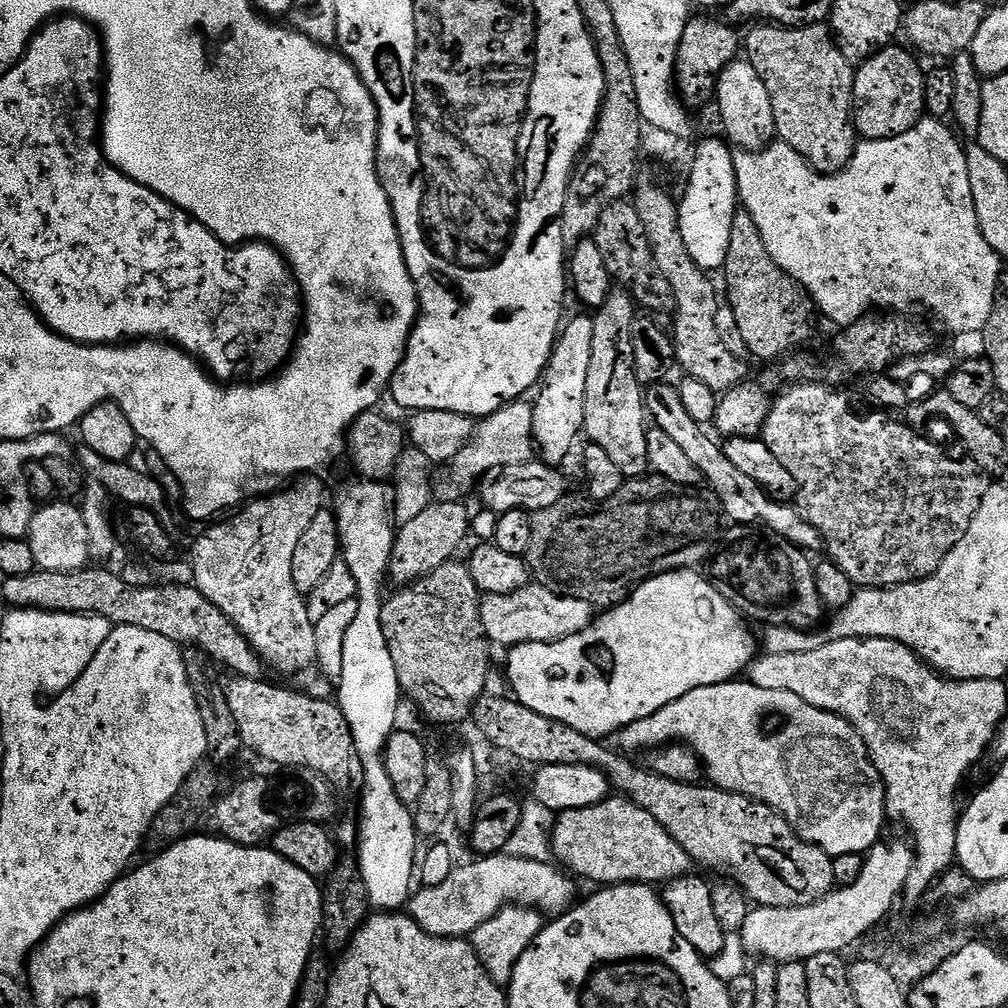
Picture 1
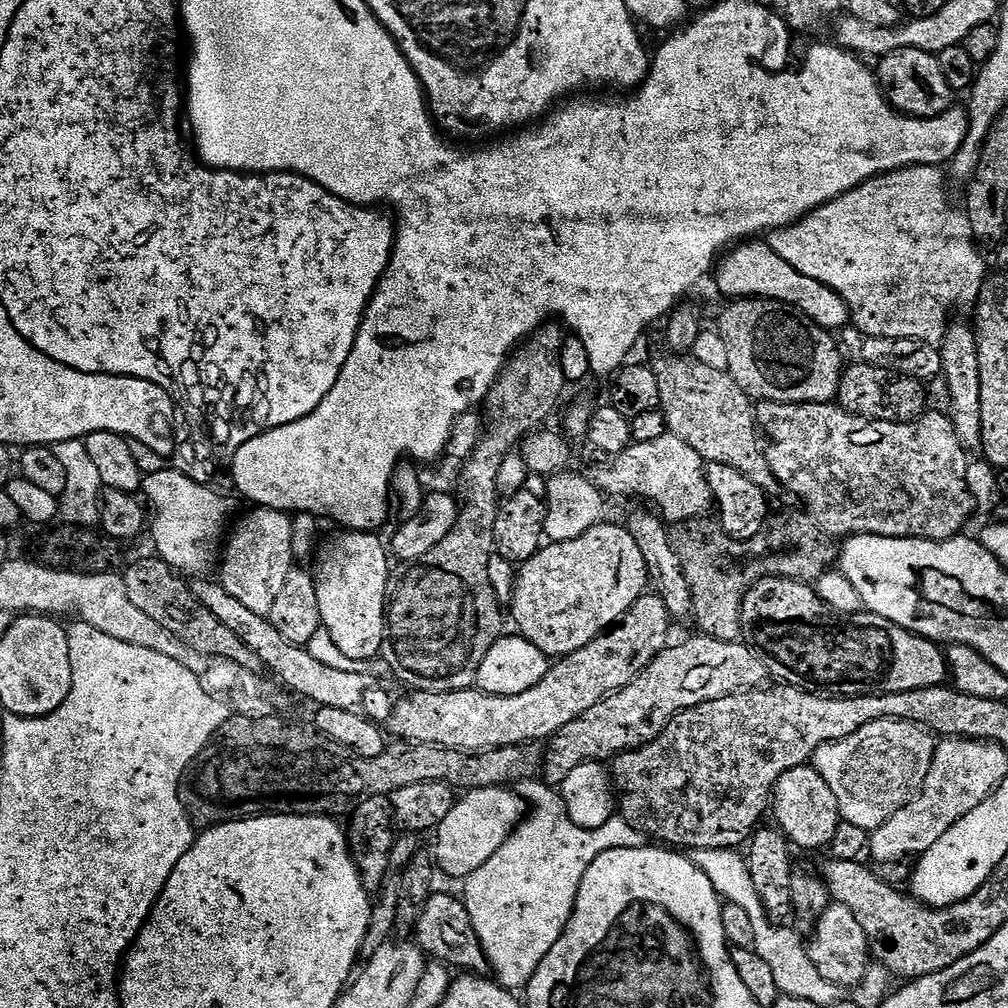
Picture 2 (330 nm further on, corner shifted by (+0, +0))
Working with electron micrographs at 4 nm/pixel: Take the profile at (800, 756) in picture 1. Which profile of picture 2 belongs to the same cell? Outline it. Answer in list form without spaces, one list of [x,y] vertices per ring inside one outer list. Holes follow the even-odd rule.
[[[905,720],[870,722],[870,726],[862,726],[862,730],[850,734],[850,738],[836,744],[823,744],[814,757],[814,767],[818,774],[822,774],[822,778],[826,778],[826,786],[834,790],[841,821],[871,830],[881,828],[891,816],[898,814],[898,810],[902,810],[915,796],[919,796],[926,782],[926,774],[930,774],[932,760],[936,757],[936,745],[933,733],[919,724]]]

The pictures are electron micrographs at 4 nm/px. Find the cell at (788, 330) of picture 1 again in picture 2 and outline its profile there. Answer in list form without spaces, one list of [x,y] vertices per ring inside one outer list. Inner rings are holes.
[[[732,300],[729,308],[720,316],[718,330],[726,338],[726,350],[730,353],[728,373],[742,386],[753,401],[778,402],[779,404],[826,404],[835,401],[840,394],[840,380],[844,377],[846,360],[840,357],[837,337],[818,322],[802,314],[794,306],[786,306],[773,300]]]

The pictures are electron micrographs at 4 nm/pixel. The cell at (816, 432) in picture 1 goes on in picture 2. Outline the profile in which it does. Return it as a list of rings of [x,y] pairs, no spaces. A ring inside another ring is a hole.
[[[769,400],[757,403],[755,410],[757,425],[767,439],[768,436],[772,439],[772,457],[768,464],[773,474],[833,538],[889,536],[951,540],[965,531],[964,523],[974,515],[967,486],[970,456],[947,415],[929,411],[913,424],[895,424],[855,416],[836,402],[779,404]]]

